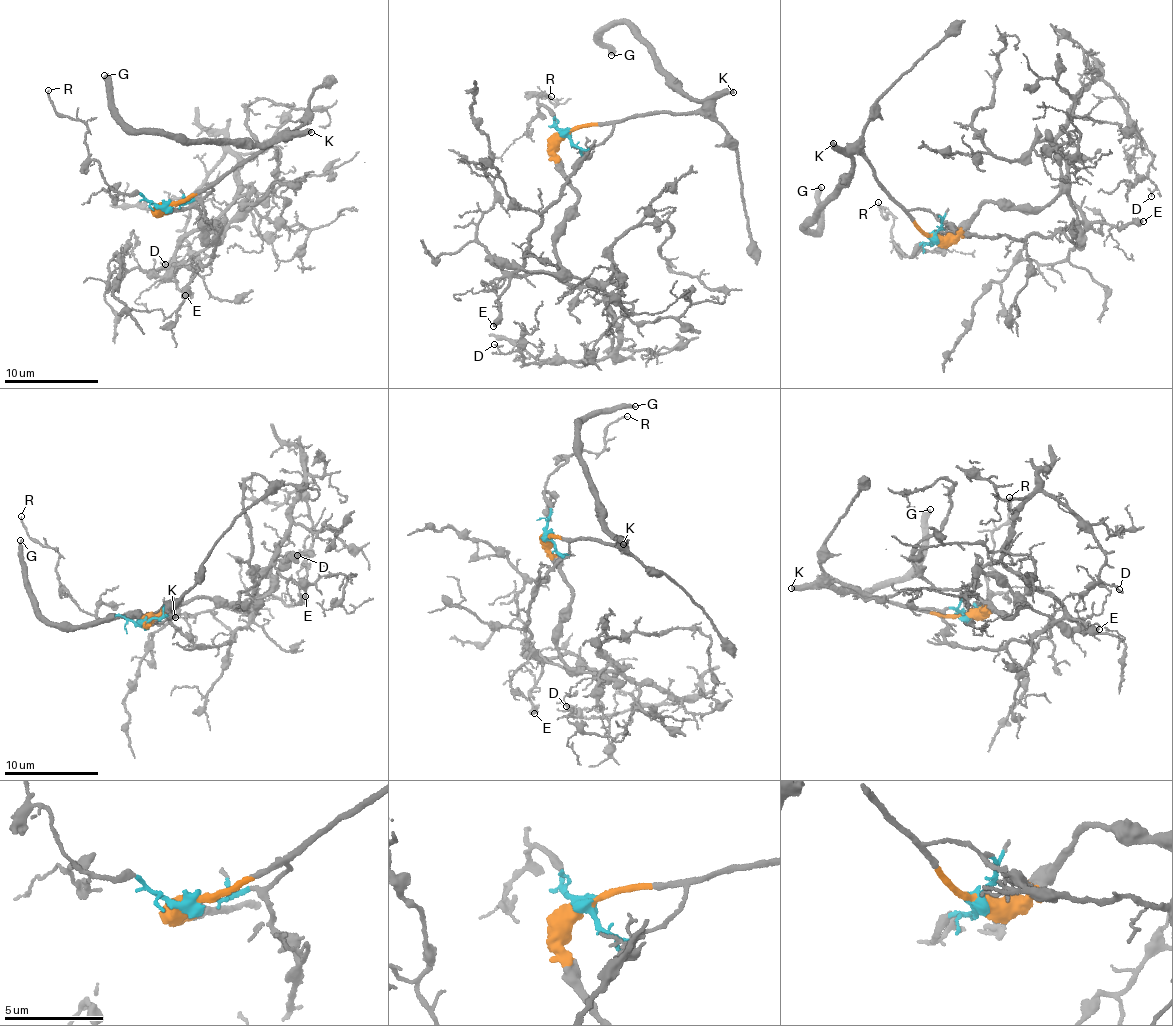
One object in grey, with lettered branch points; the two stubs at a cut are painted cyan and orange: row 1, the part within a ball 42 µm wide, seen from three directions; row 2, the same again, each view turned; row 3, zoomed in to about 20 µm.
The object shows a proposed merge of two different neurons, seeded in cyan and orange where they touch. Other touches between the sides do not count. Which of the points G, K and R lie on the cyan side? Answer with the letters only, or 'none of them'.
R

